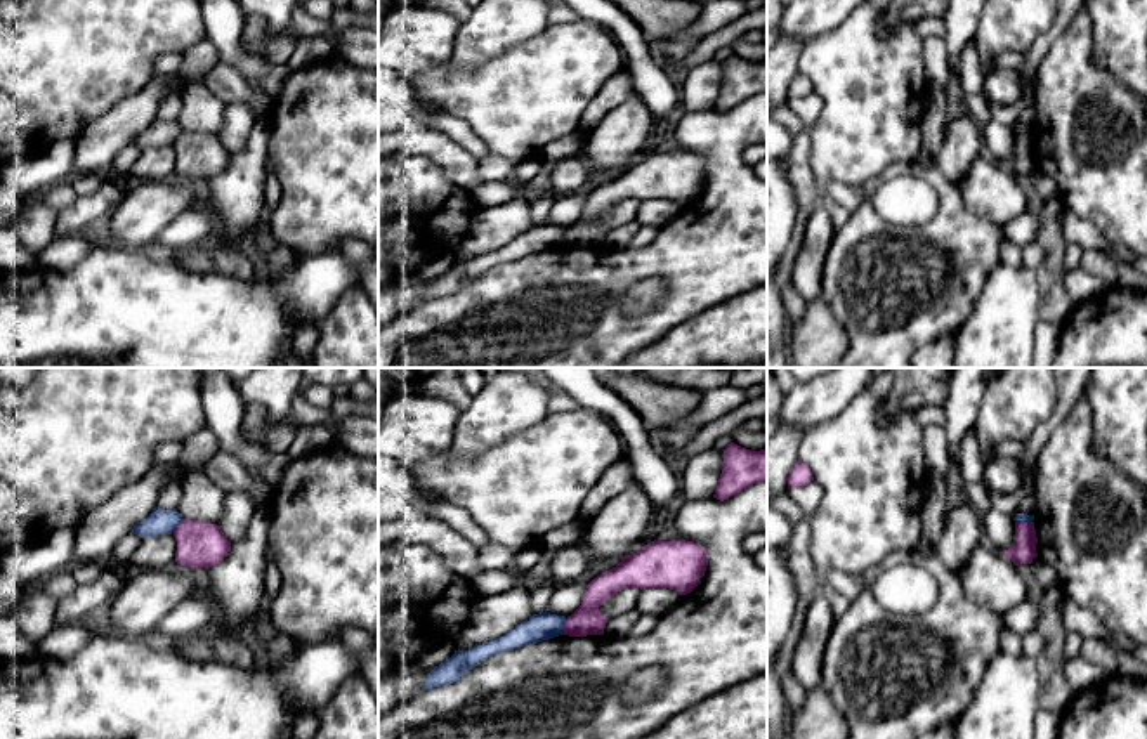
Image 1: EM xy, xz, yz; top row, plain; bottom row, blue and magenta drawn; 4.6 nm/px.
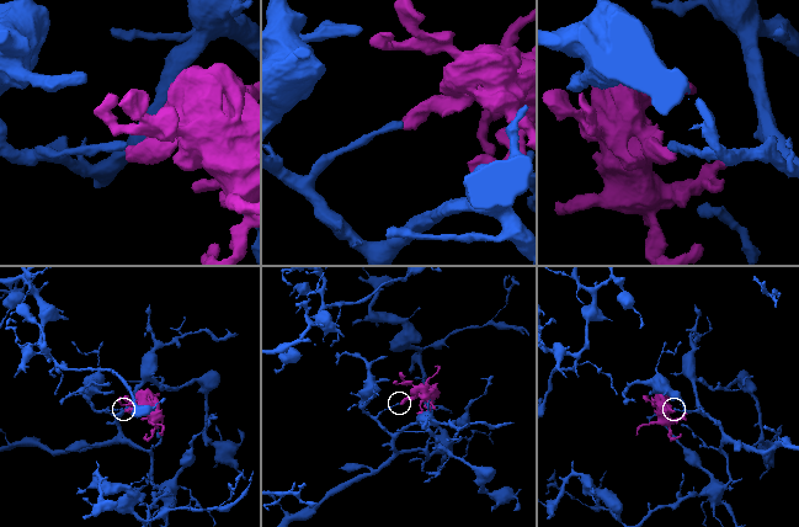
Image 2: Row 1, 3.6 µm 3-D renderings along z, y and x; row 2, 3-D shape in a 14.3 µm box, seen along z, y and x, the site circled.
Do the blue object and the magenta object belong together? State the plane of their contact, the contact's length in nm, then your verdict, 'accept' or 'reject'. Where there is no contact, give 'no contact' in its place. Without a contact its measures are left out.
meets blue in xz; contact 80 nm long; reject

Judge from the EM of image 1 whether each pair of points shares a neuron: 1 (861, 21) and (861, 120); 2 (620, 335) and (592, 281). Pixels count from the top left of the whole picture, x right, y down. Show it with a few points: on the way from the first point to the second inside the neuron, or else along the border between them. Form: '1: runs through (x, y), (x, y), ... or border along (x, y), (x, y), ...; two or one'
1: runs through (861, 45), (861, 77), (866, 82), (866, 96); one
2: runs through (606, 321), (592, 307), (592, 295); one

